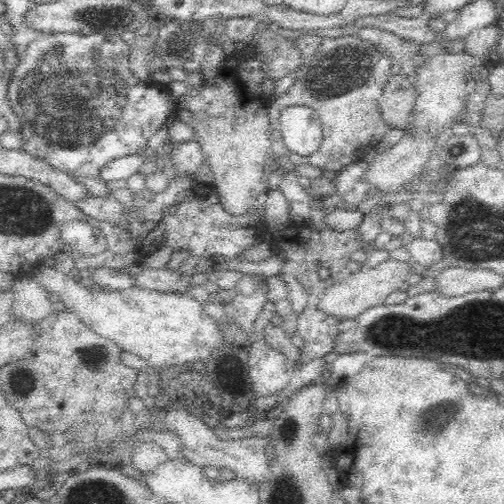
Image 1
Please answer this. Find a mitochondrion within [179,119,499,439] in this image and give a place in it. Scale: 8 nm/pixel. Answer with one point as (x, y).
(425, 425)

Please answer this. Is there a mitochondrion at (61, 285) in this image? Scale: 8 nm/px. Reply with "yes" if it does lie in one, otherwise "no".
no

